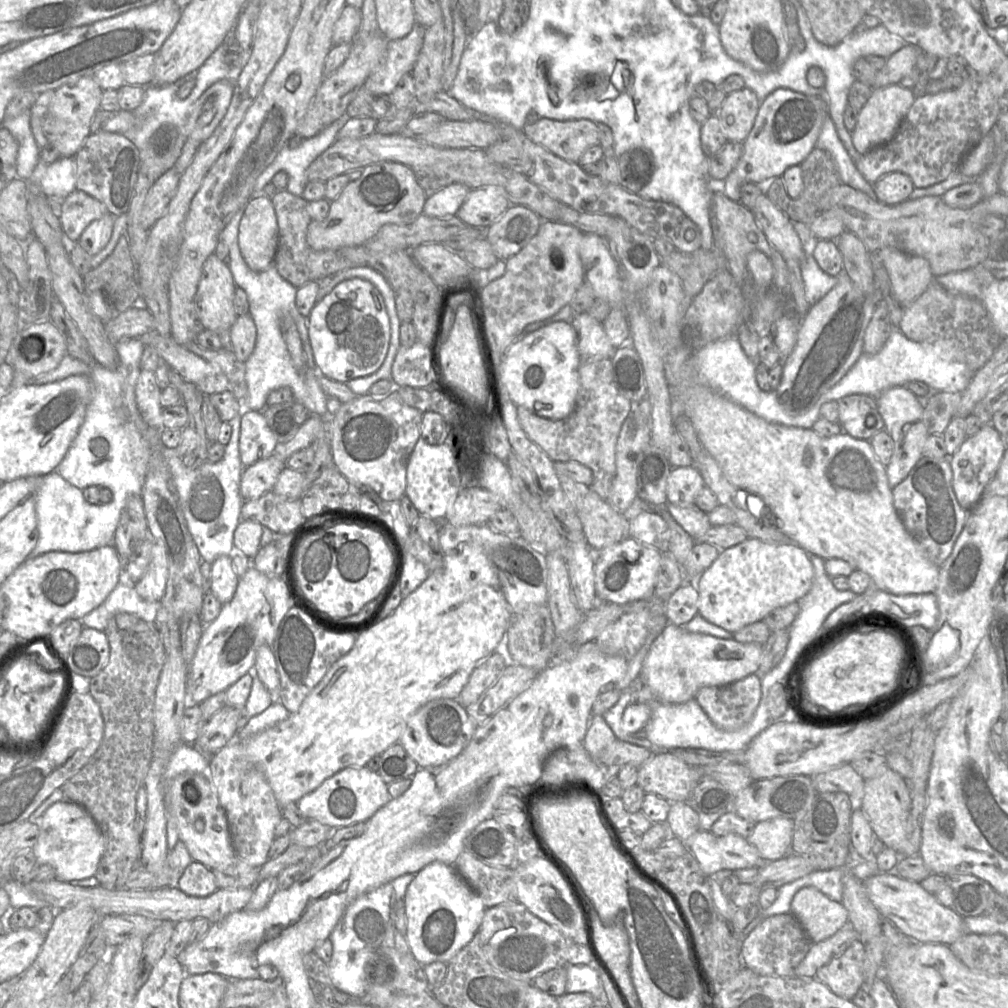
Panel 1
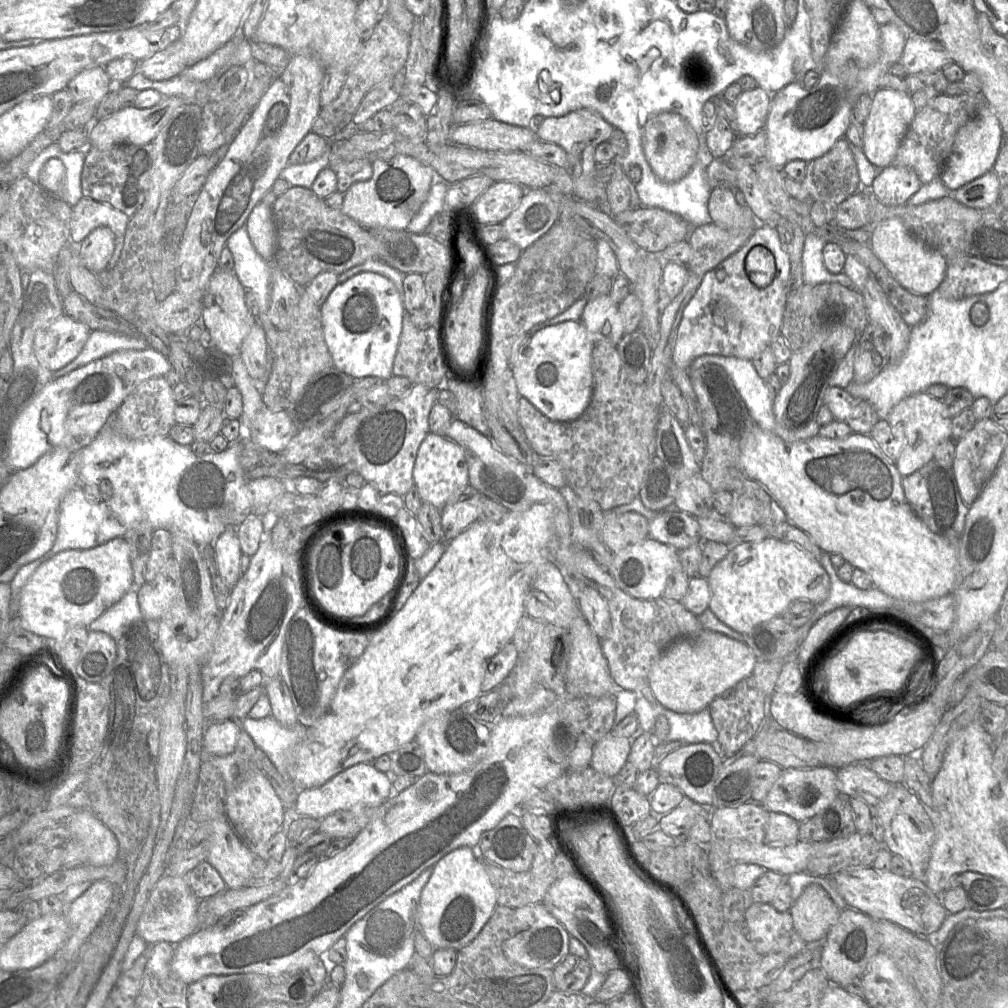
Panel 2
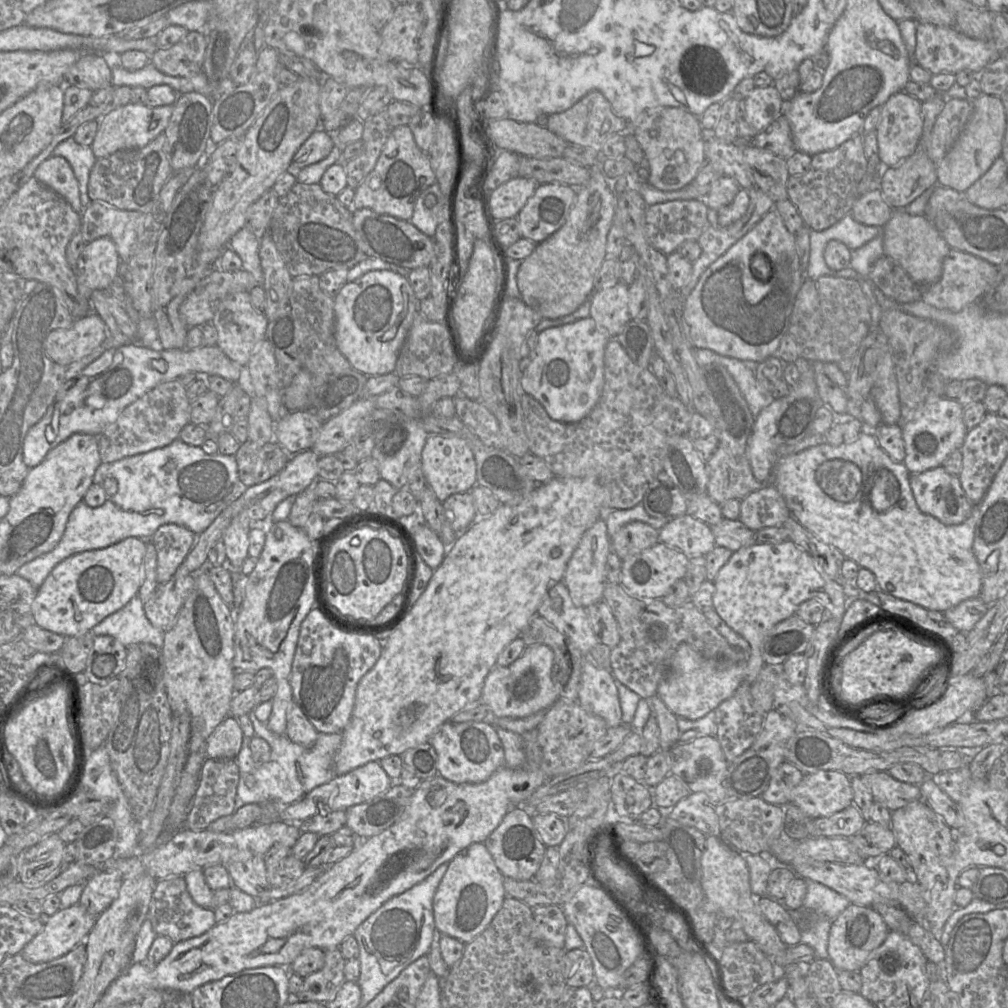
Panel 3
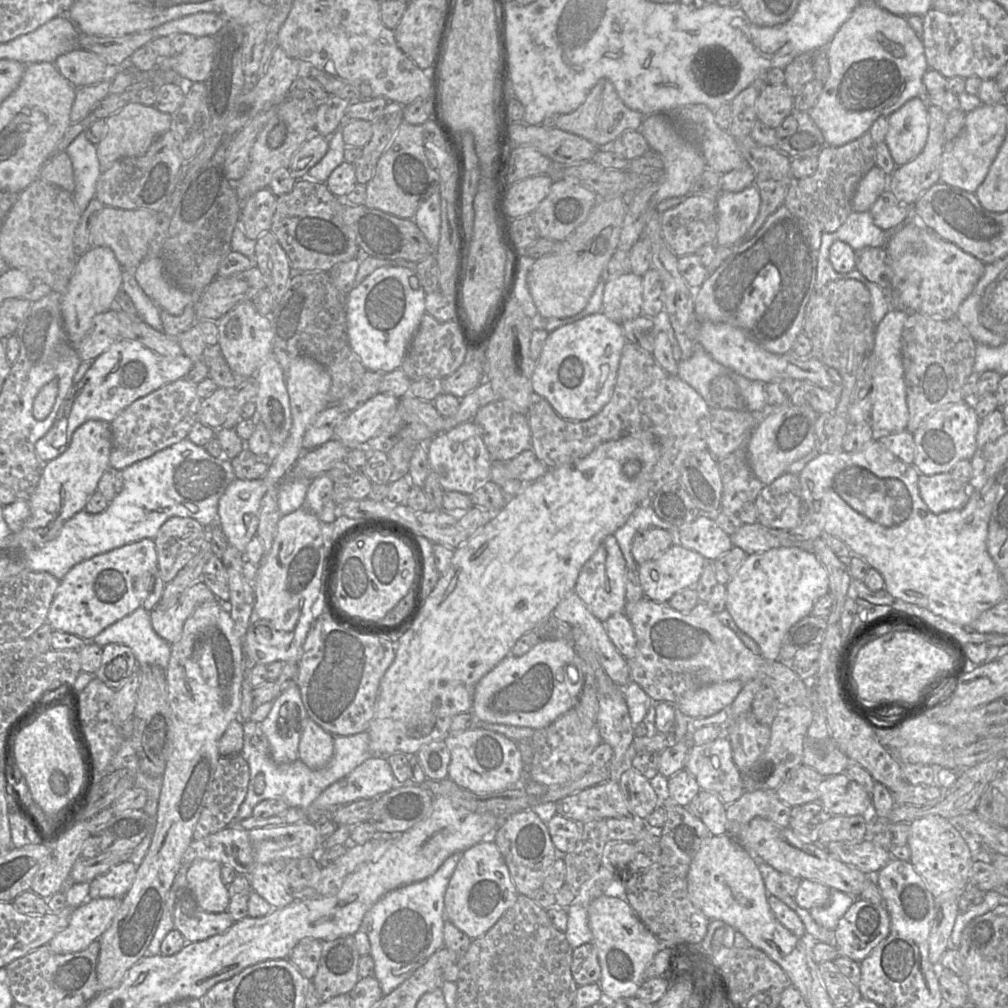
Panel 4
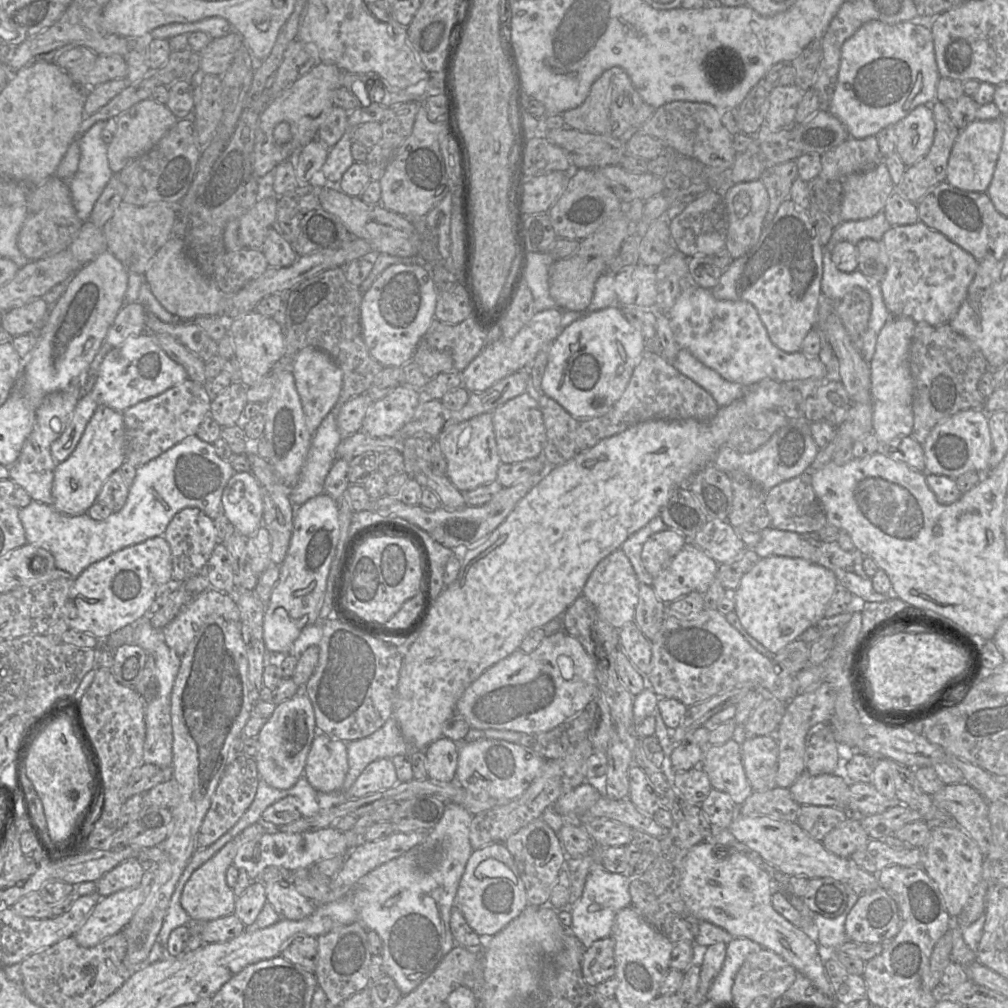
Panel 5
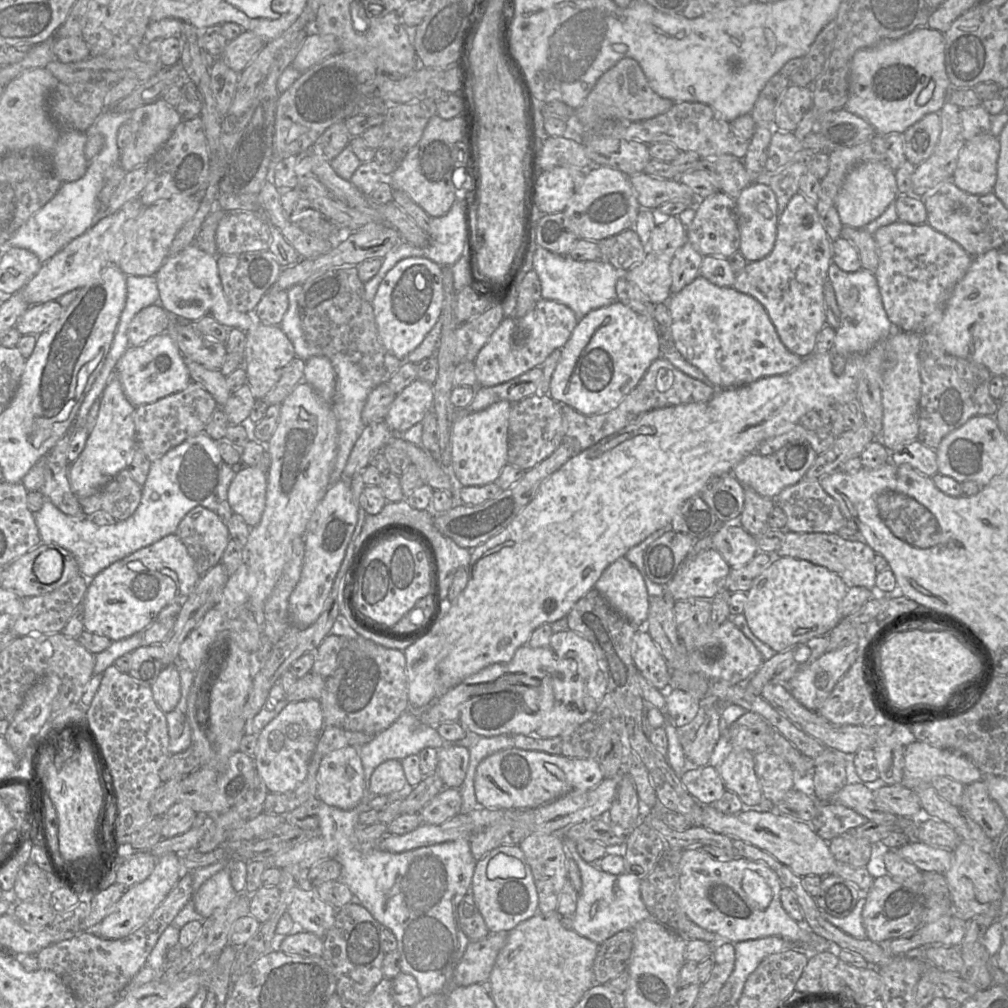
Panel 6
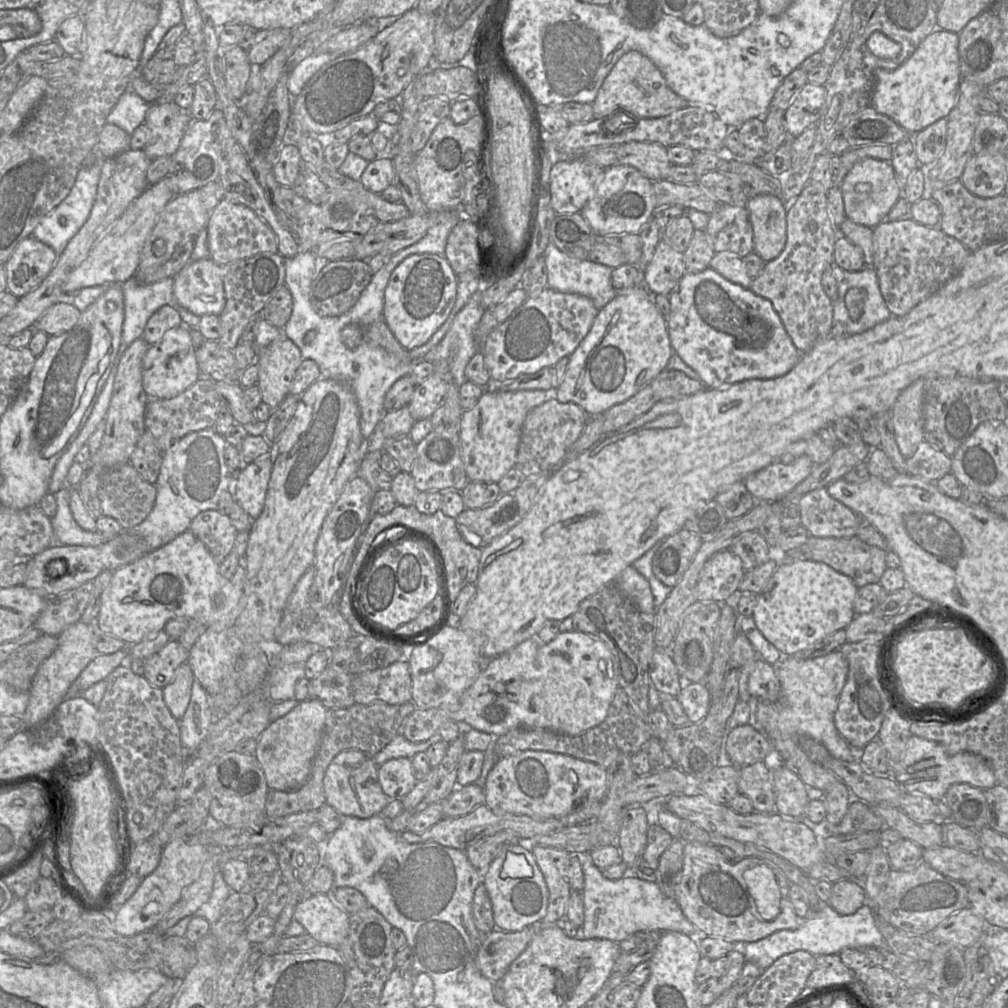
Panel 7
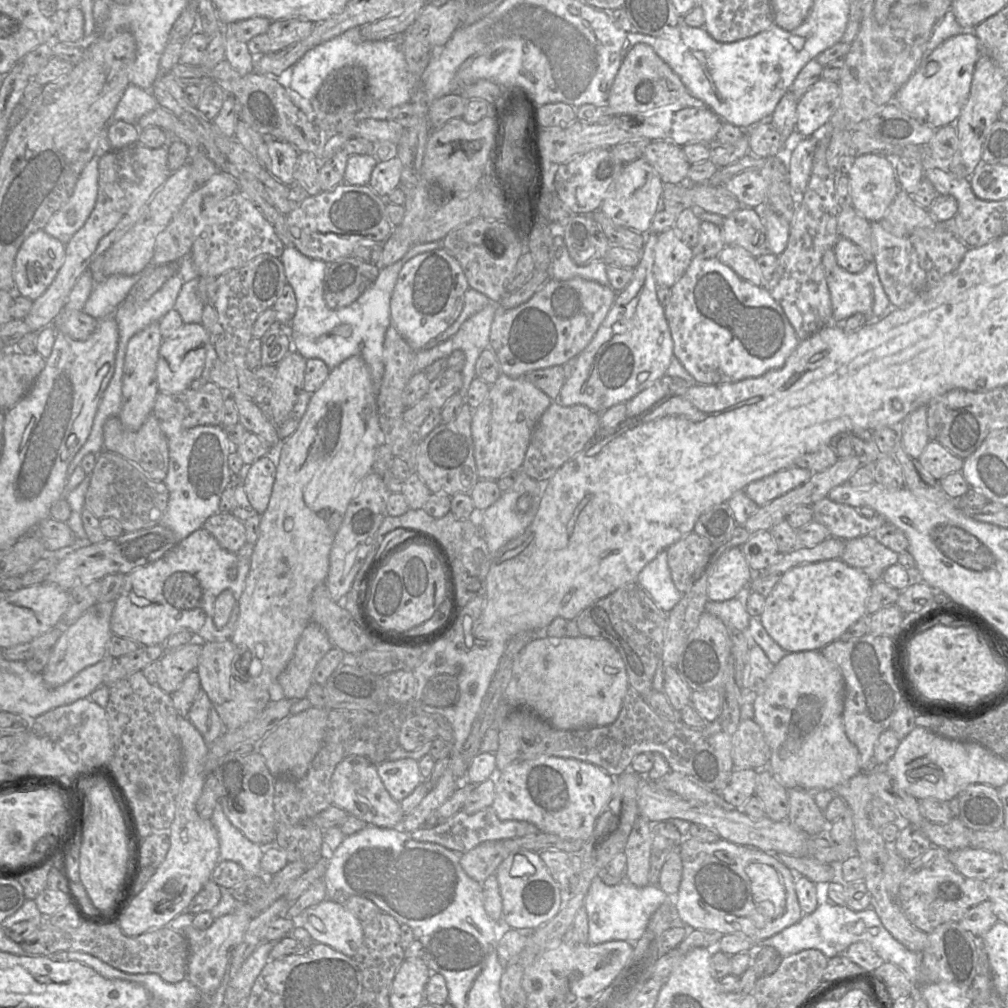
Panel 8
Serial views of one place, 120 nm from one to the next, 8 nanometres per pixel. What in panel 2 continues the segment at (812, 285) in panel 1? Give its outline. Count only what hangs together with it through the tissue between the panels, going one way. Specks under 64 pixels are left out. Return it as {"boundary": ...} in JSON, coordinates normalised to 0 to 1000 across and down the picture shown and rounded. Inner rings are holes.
{"boundary":[[[813,231],[800,233],[797,250],[797,277],[798,282],[833,281],[841,286],[850,287],[845,278],[837,271],[824,271],[816,261],[815,249],[820,237]]]}

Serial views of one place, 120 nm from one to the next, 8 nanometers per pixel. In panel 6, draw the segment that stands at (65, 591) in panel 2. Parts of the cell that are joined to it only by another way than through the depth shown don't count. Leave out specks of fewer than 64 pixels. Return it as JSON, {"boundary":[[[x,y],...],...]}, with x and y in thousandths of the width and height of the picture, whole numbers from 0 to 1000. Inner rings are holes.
{"boundary":[[[175,530],[166,531],[111,559],[88,574],[82,594],[83,625],[110,636],[142,627],[163,602],[170,598],[182,600],[198,572],[179,534]]]}

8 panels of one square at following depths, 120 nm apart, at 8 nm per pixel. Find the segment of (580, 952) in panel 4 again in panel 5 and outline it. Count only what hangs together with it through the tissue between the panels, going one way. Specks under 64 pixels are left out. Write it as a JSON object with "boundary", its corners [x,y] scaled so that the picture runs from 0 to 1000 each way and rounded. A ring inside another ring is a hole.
{"boundary":[[[605,928],[580,940],[576,950],[576,965],[584,979],[589,979],[610,967],[609,939],[610,934]]]}

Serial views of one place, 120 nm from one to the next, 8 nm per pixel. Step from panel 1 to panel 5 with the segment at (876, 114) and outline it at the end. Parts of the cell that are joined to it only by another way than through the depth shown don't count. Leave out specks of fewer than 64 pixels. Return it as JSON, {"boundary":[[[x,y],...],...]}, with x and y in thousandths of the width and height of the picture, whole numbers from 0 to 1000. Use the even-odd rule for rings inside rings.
{"boundary":[[[910,105],[886,126],[890,137],[889,152],[900,166],[921,152],[928,134],[928,120],[922,106]]]}

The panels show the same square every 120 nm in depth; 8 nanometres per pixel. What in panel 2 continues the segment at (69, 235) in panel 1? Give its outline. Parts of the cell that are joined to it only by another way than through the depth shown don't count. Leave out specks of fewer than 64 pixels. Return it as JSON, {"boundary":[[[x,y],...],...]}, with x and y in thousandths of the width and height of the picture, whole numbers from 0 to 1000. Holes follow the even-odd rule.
{"boundary":[[[81,195],[71,206],[69,239],[79,242],[94,226],[107,225],[114,236],[123,237],[128,215],[108,202]]]}

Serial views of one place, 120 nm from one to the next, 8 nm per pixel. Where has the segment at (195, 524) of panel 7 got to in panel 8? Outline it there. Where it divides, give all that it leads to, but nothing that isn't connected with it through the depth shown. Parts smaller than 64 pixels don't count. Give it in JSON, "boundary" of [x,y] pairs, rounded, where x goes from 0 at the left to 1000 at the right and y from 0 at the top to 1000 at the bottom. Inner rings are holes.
{"boundary":[[[216,508],[208,512],[201,520],[217,541],[229,549],[234,549],[244,539],[242,518],[230,509]]]}

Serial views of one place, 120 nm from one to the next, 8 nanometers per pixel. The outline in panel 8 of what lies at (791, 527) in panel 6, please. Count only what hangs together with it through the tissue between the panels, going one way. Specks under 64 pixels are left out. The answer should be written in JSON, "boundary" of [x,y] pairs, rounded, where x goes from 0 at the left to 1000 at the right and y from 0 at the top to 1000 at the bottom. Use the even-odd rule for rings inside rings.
{"boundary":[[[821,493],[806,500],[806,505],[807,516],[816,520],[822,526],[823,533],[836,536],[861,531],[880,518],[870,509],[858,514],[847,503],[827,498]]]}

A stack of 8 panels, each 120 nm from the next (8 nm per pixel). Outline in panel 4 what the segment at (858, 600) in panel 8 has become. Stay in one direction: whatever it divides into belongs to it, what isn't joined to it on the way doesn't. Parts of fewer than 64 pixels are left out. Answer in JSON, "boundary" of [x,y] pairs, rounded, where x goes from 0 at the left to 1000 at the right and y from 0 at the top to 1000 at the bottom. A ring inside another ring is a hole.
{"boundary":[[[789,541],[742,551],[720,580],[720,584],[720,605],[725,609],[730,620],[750,636],[756,652],[761,655],[771,655],[776,635],[783,624],[796,613],[804,610],[811,595],[822,588],[822,573],[818,563],[803,544]]]}

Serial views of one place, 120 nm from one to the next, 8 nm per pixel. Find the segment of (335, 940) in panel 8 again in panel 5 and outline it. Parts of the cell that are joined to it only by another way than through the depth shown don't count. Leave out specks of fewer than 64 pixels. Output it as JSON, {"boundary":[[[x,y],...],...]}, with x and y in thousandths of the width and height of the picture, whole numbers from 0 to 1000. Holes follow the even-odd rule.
{"boundary":[[[287,867],[283,873],[261,878],[265,895],[271,899],[279,912],[300,913],[308,909],[315,898],[296,885],[291,877],[287,877]]]}

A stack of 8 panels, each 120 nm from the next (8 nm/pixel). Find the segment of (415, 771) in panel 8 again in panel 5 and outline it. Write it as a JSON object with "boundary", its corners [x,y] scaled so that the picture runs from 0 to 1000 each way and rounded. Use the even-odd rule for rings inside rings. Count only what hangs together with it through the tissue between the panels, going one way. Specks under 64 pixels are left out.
{"boundary":[[[378,752],[367,757],[343,786],[347,793],[353,793],[387,783],[395,776],[389,753]]]}

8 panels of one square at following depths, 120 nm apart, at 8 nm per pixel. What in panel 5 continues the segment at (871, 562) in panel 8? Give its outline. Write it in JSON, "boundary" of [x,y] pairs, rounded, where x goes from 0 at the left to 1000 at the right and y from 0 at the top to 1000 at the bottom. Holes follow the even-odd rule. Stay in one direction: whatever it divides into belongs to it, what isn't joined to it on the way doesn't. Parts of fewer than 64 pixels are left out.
{"boundary":[[[764,522],[755,526],[755,535],[747,546],[753,554],[780,552],[797,554],[814,561],[824,565],[828,569],[832,580],[840,583],[846,589],[846,592],[852,592],[859,597],[876,597],[883,594],[880,588],[871,588],[866,583],[864,572],[856,564],[857,551],[852,546],[848,544],[844,547],[838,547],[832,542],[830,537],[818,538],[812,533],[810,528],[791,529]]]}

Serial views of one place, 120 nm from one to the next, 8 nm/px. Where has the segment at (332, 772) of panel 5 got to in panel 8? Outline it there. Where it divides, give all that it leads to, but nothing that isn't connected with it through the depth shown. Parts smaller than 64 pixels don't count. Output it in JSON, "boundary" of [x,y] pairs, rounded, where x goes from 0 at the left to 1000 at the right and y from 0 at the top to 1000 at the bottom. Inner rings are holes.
{"boundary":[[[356,749],[341,752],[330,766],[328,784],[330,799],[360,813],[365,818],[378,821],[398,820],[402,809],[397,798],[383,784],[375,768],[375,759],[365,752]]]}

